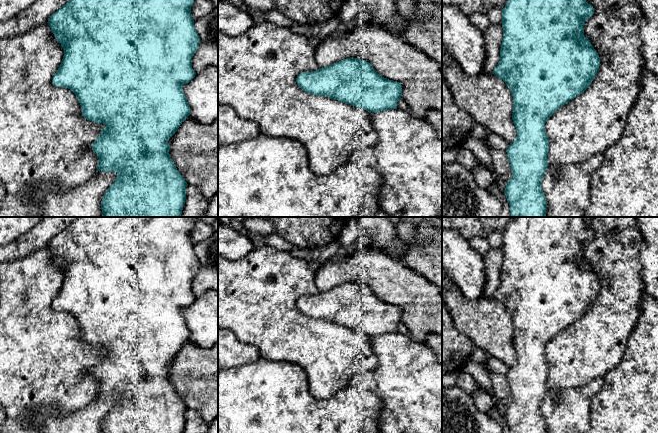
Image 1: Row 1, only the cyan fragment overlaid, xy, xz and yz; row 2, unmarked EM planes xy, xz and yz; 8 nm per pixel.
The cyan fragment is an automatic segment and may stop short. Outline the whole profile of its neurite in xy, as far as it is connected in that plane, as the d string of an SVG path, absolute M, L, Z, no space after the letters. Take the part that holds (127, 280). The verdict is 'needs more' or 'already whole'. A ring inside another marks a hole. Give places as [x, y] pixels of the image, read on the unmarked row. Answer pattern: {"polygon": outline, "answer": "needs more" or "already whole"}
{"polygon": "M77 217L53 237L47 246L64 274L62 286L52 302L52 308L55 311L68 312L76 319L85 343L106 349L104 353L101 351L101 358L92 368L92 374L99 382L96 397L100 394L116 396L117 401L103 420L102 433L183 433L188 408L170 382L168 364L190 339L190 330L182 311L196 299L192 292L192 282L198 273L200 261L191 241L191 231L196 220L197 217Z", "answer": "already whole"}

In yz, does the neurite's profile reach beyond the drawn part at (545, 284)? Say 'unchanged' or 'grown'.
unchanged

